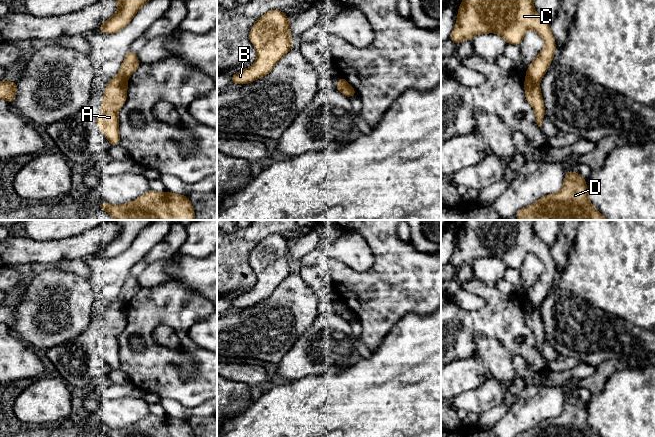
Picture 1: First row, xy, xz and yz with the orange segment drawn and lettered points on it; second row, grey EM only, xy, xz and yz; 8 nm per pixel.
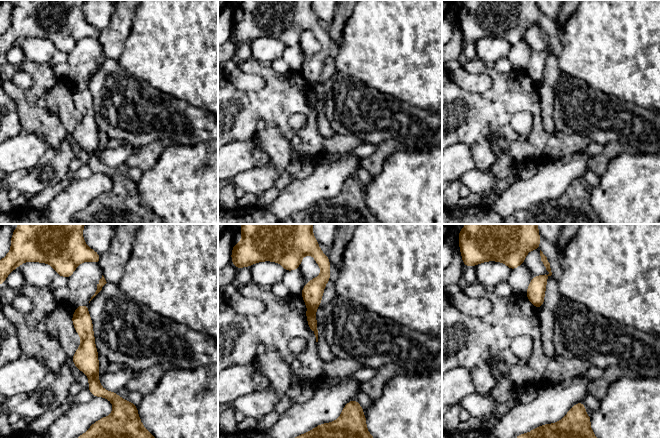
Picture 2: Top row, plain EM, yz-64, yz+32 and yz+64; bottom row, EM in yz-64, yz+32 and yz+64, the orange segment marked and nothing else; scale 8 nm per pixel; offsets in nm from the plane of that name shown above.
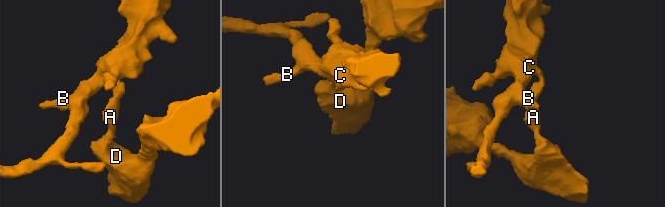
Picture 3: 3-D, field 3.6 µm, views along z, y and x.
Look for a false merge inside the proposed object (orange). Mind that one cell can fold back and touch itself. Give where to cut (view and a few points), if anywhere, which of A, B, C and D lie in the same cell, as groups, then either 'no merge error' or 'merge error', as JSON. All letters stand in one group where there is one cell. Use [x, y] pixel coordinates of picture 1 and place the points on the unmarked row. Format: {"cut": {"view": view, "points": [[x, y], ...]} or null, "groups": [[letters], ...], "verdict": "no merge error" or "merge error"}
{"cut": {"view": "yz", "points": [[527, 299], [538, 307]]}, "groups": [["A", "D"], ["B", "C"]], "verdict": "merge error"}

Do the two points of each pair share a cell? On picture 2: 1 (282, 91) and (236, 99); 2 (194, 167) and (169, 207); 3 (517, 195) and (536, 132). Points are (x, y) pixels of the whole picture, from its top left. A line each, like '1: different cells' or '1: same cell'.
1: same cell
2: same cell
3: different cells

